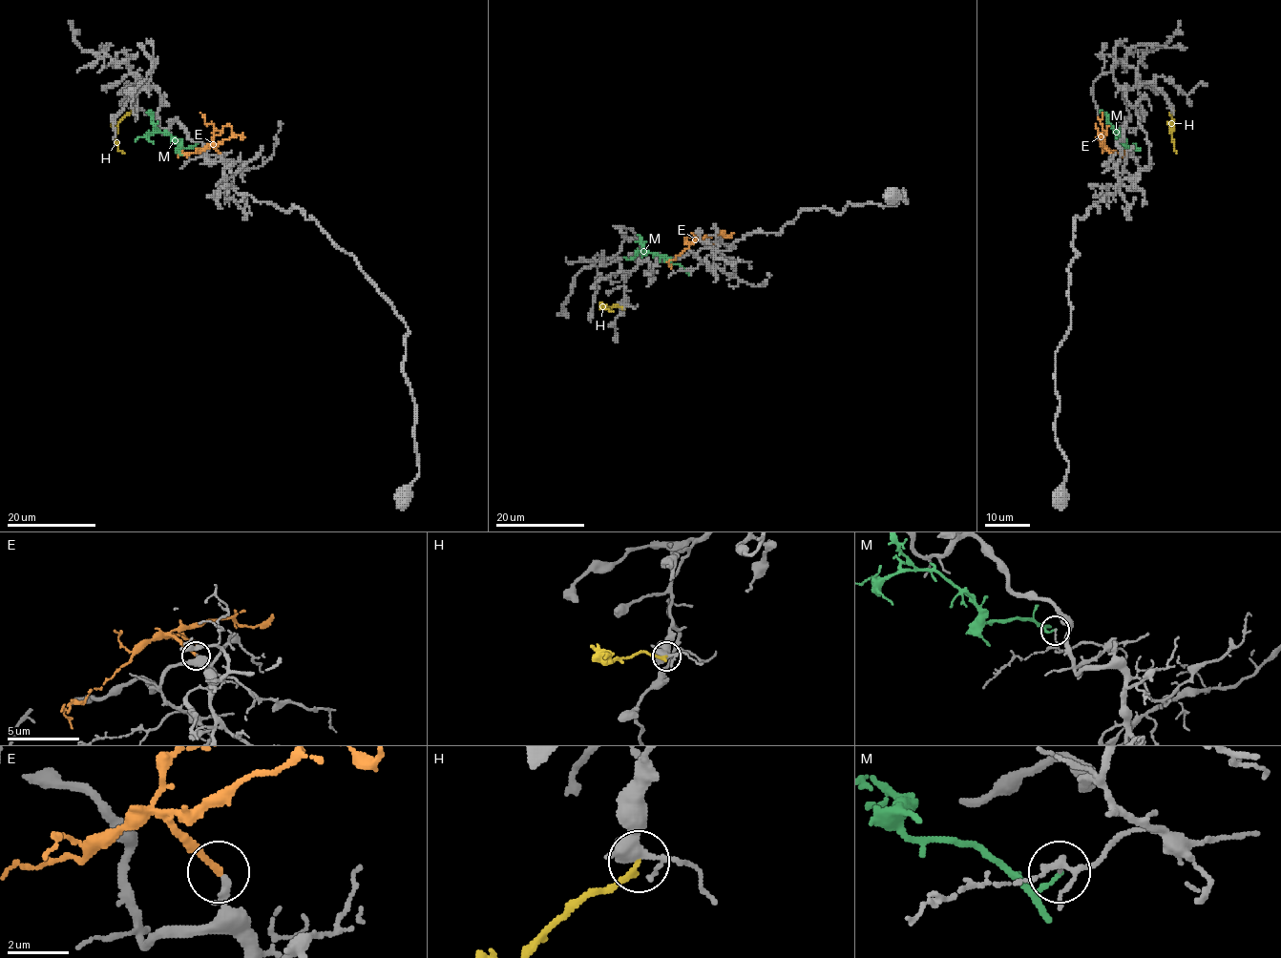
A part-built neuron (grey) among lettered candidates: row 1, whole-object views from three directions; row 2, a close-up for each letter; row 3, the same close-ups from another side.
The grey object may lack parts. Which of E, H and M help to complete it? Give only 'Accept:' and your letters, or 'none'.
Accept: E

